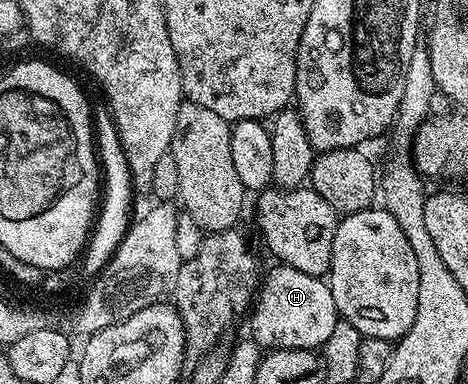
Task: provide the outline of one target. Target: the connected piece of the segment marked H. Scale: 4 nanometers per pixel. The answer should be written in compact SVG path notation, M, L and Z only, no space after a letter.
M282 263L276 269L266 270L257 296L253 301L250 340L258 343L260 350L272 349L314 349L322 350L323 345L333 335L333 327L341 320L333 303L331 286L323 277L305 275L297 267Z

